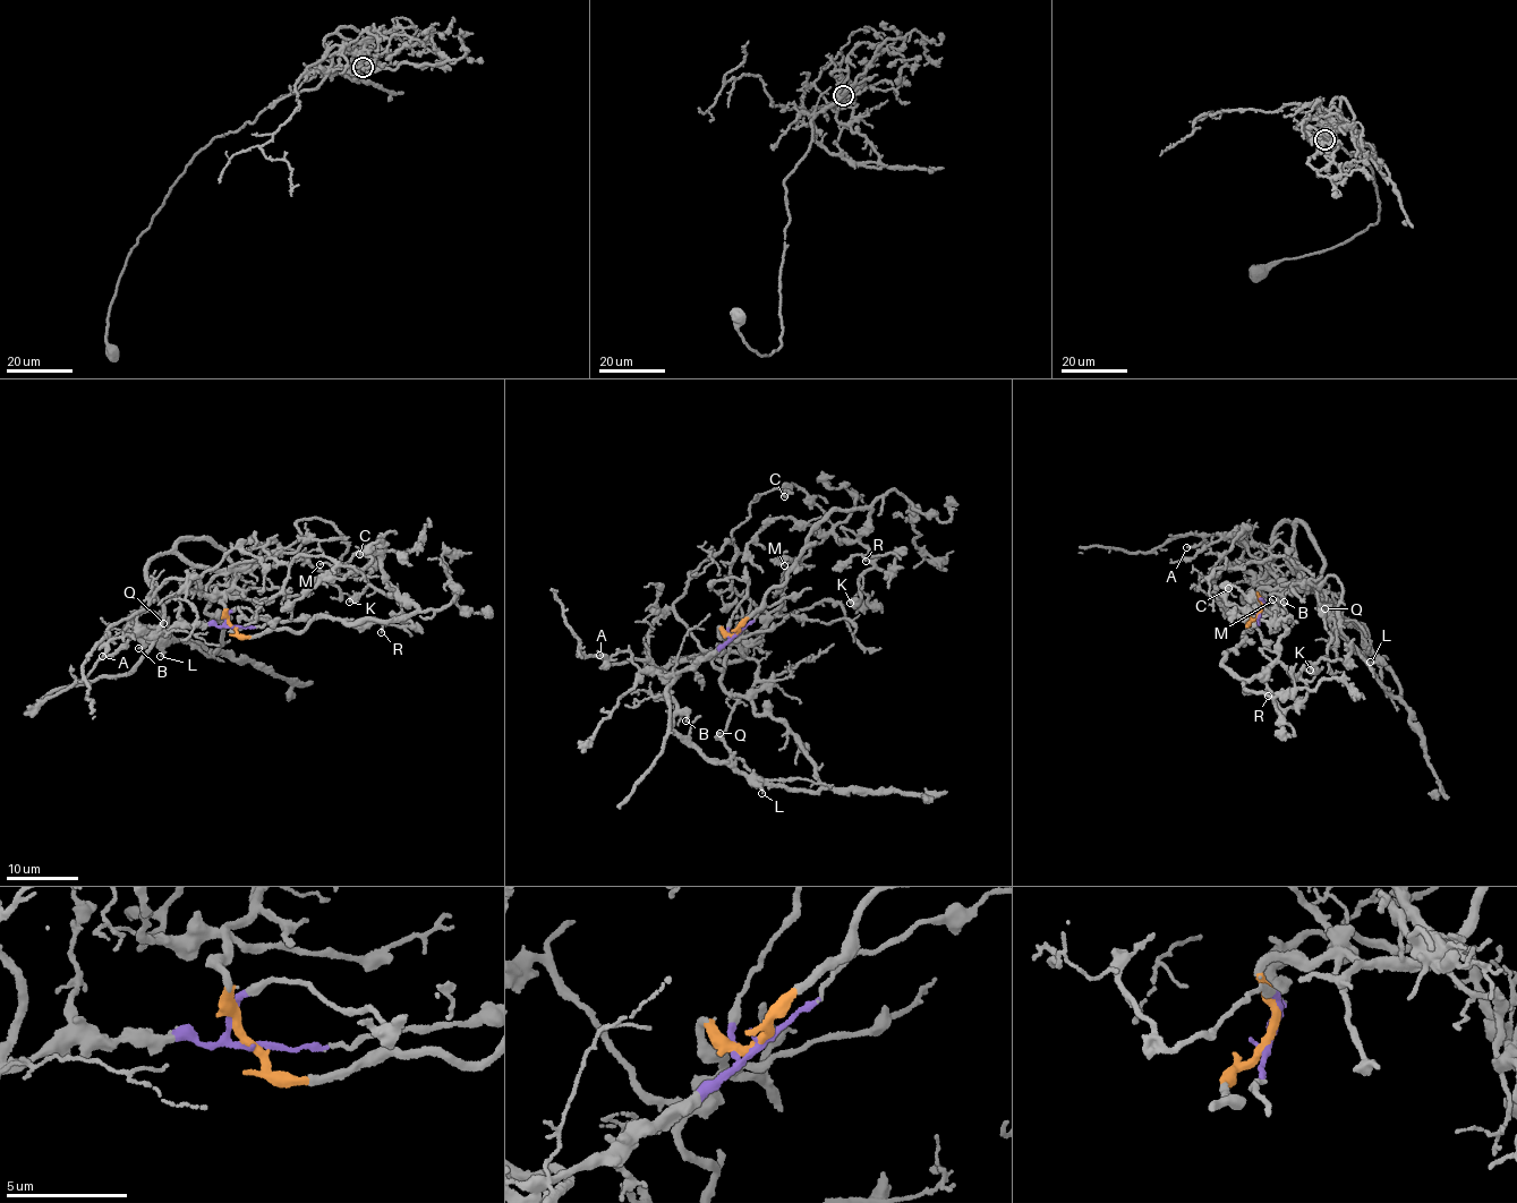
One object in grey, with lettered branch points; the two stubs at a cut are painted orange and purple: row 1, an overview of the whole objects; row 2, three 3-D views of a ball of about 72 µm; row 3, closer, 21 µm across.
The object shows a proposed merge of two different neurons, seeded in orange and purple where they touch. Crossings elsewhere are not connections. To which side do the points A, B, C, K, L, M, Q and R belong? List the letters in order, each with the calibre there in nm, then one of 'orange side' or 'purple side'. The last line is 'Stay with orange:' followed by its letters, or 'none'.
A: 190 nm thick; purple side
B: 240 nm thick; purple side
C: 200 nm thick; orange side
K: 500 nm thick; orange side
L: 190 nm thick; purple side
M: 140 nm thick; orange side
Q: 150 nm thick; orange side
R: 140 nm thick; orange side
Stay with orange: C, K, M, Q, R

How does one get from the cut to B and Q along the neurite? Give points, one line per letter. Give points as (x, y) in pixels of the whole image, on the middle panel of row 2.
B: (735, 633), (672, 677), (672, 700), (687, 716), (684, 721)
Q: (735, 633), (719, 629), (719, 636), (758, 666), (753, 683), (736, 702), (721, 737), (717, 735), (719, 732)

